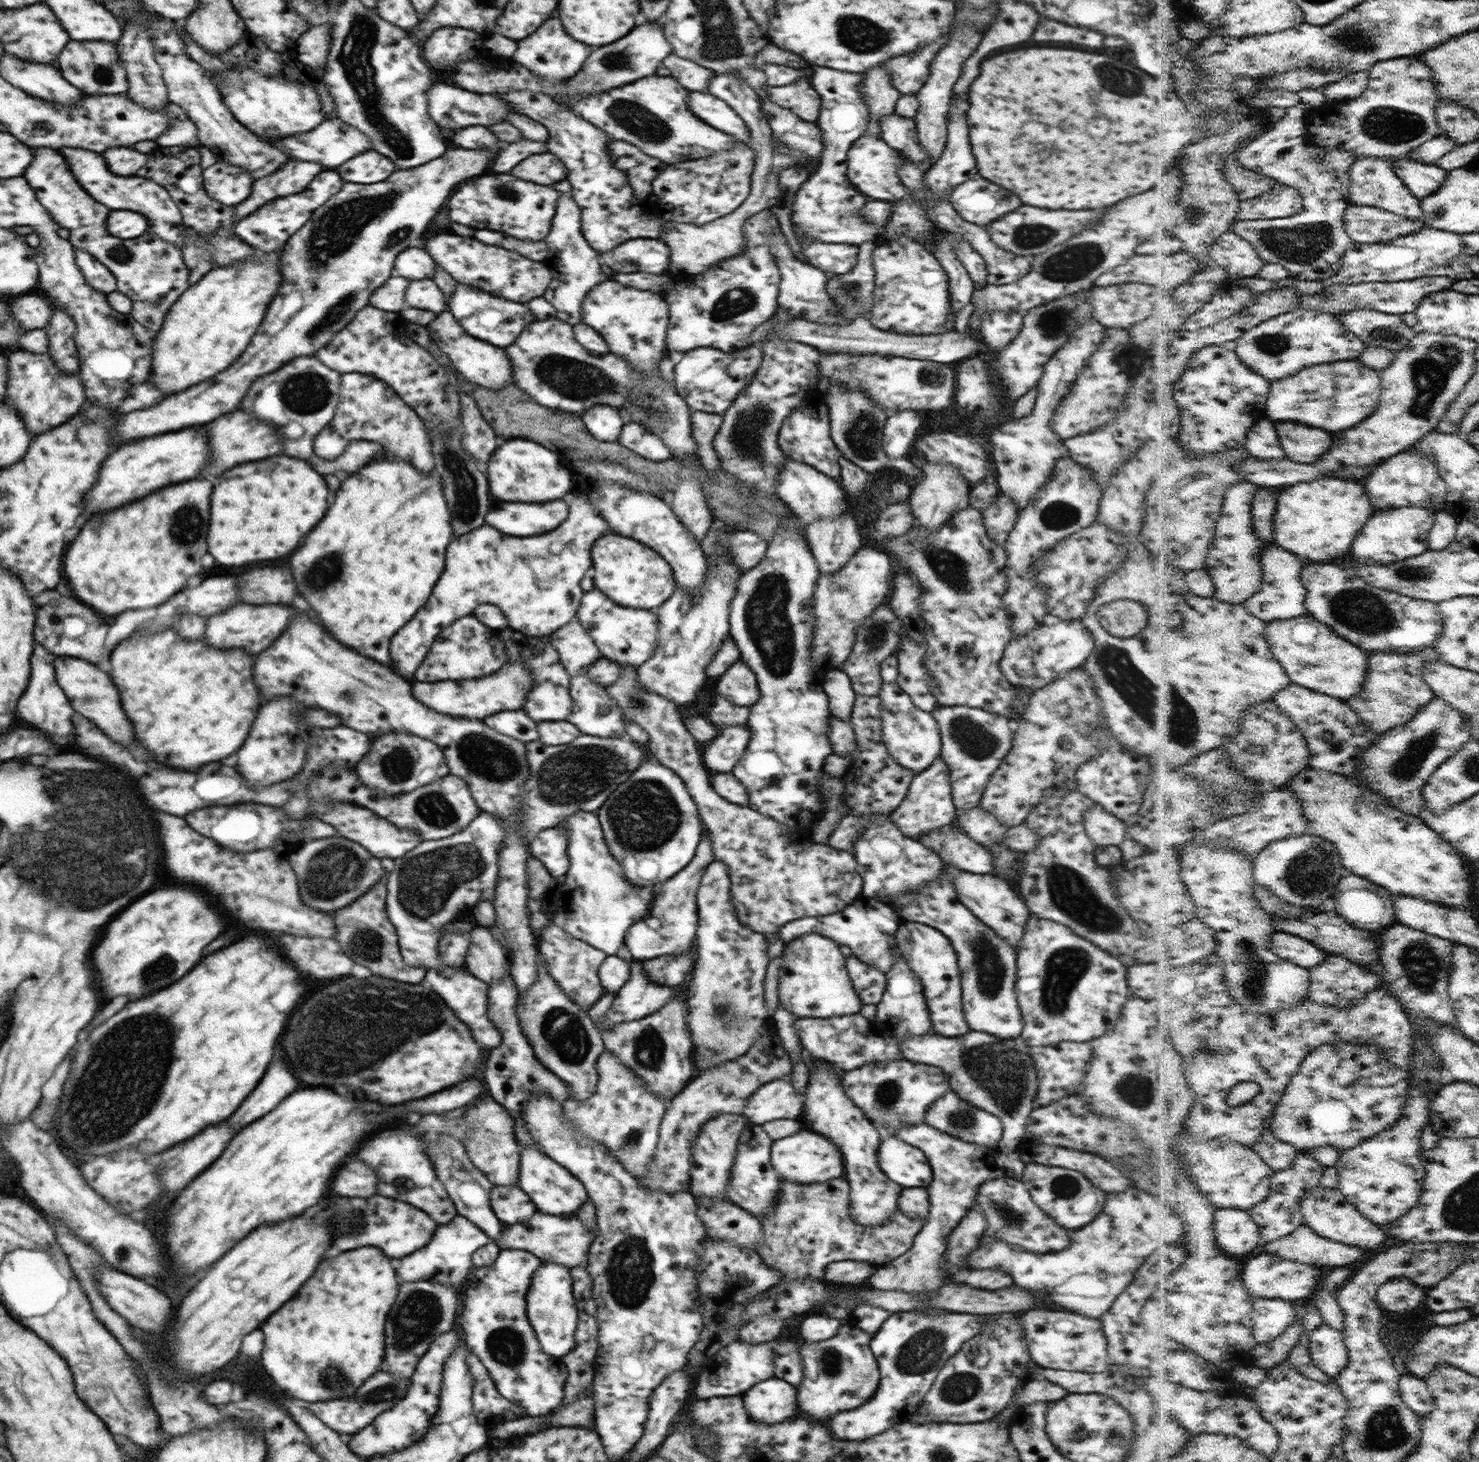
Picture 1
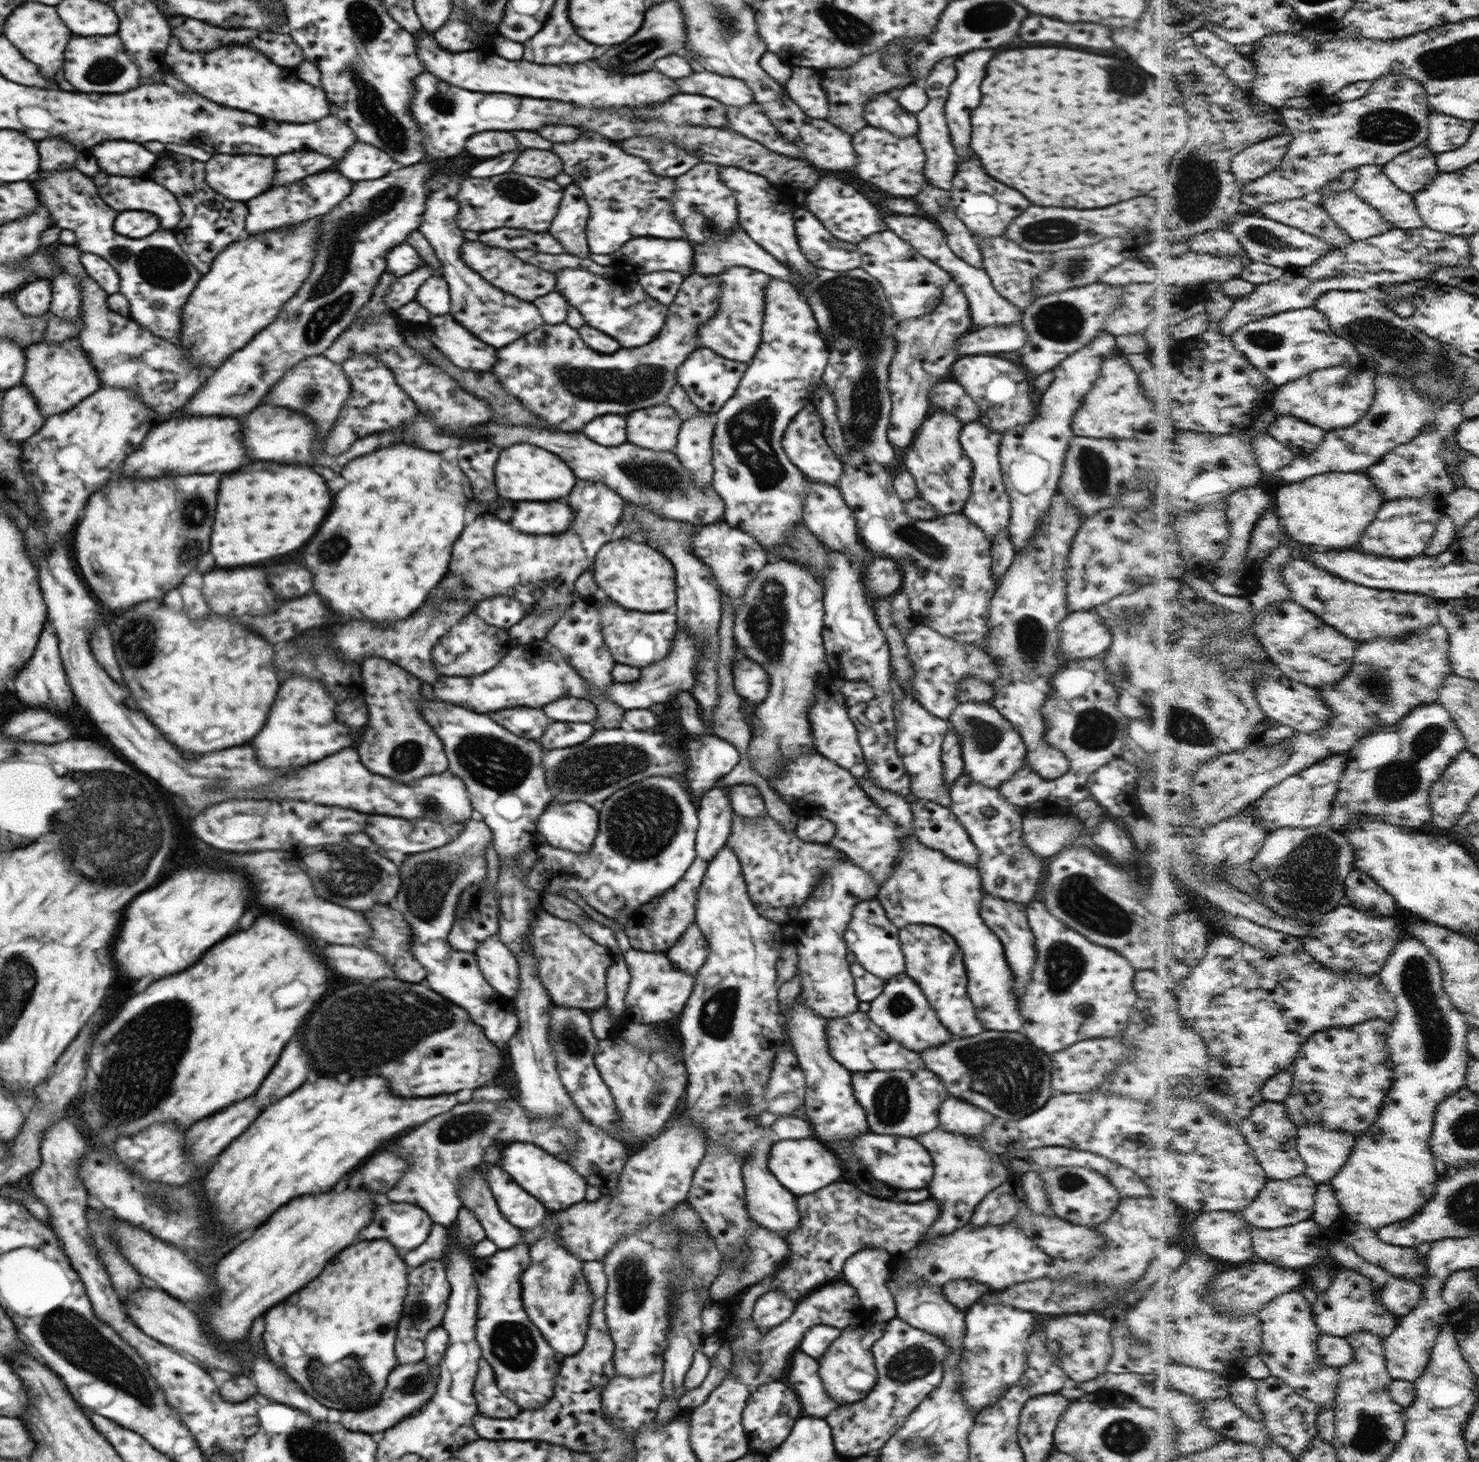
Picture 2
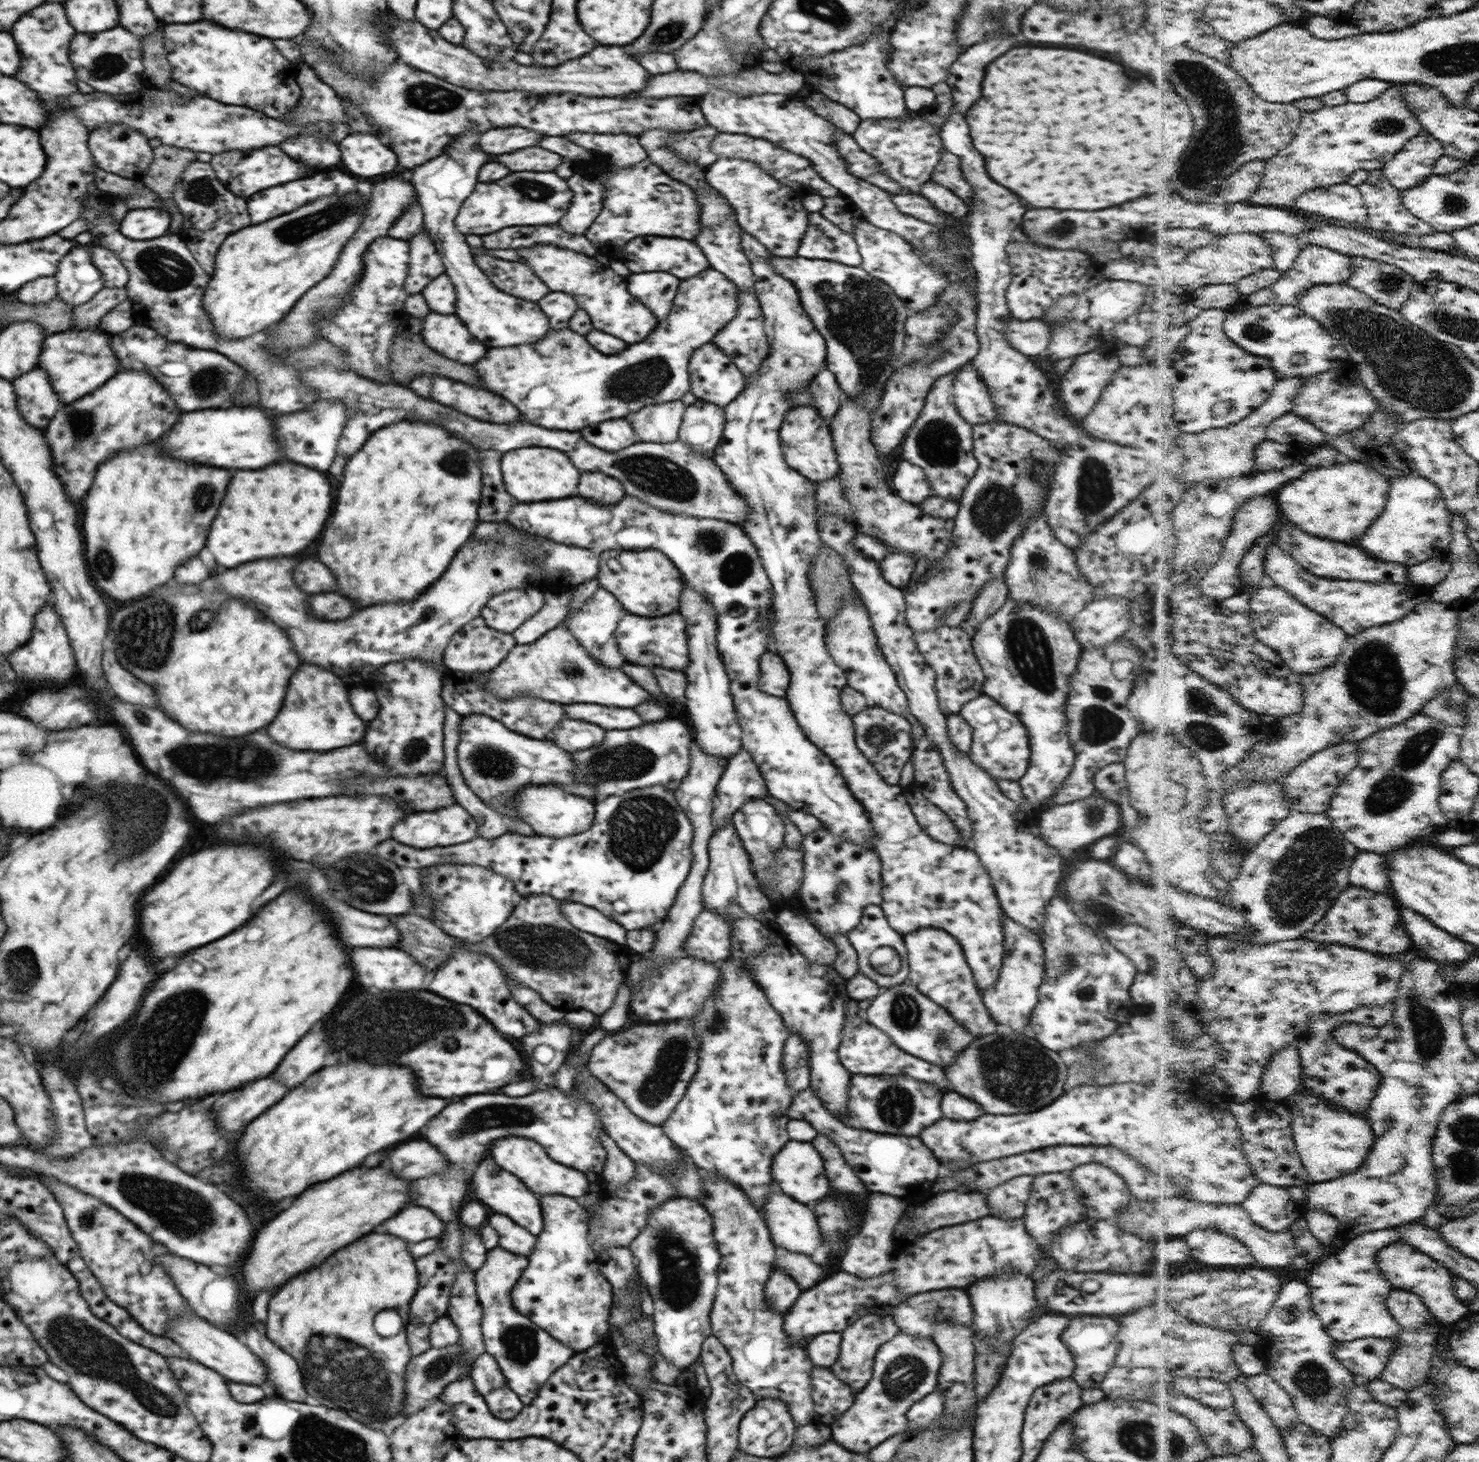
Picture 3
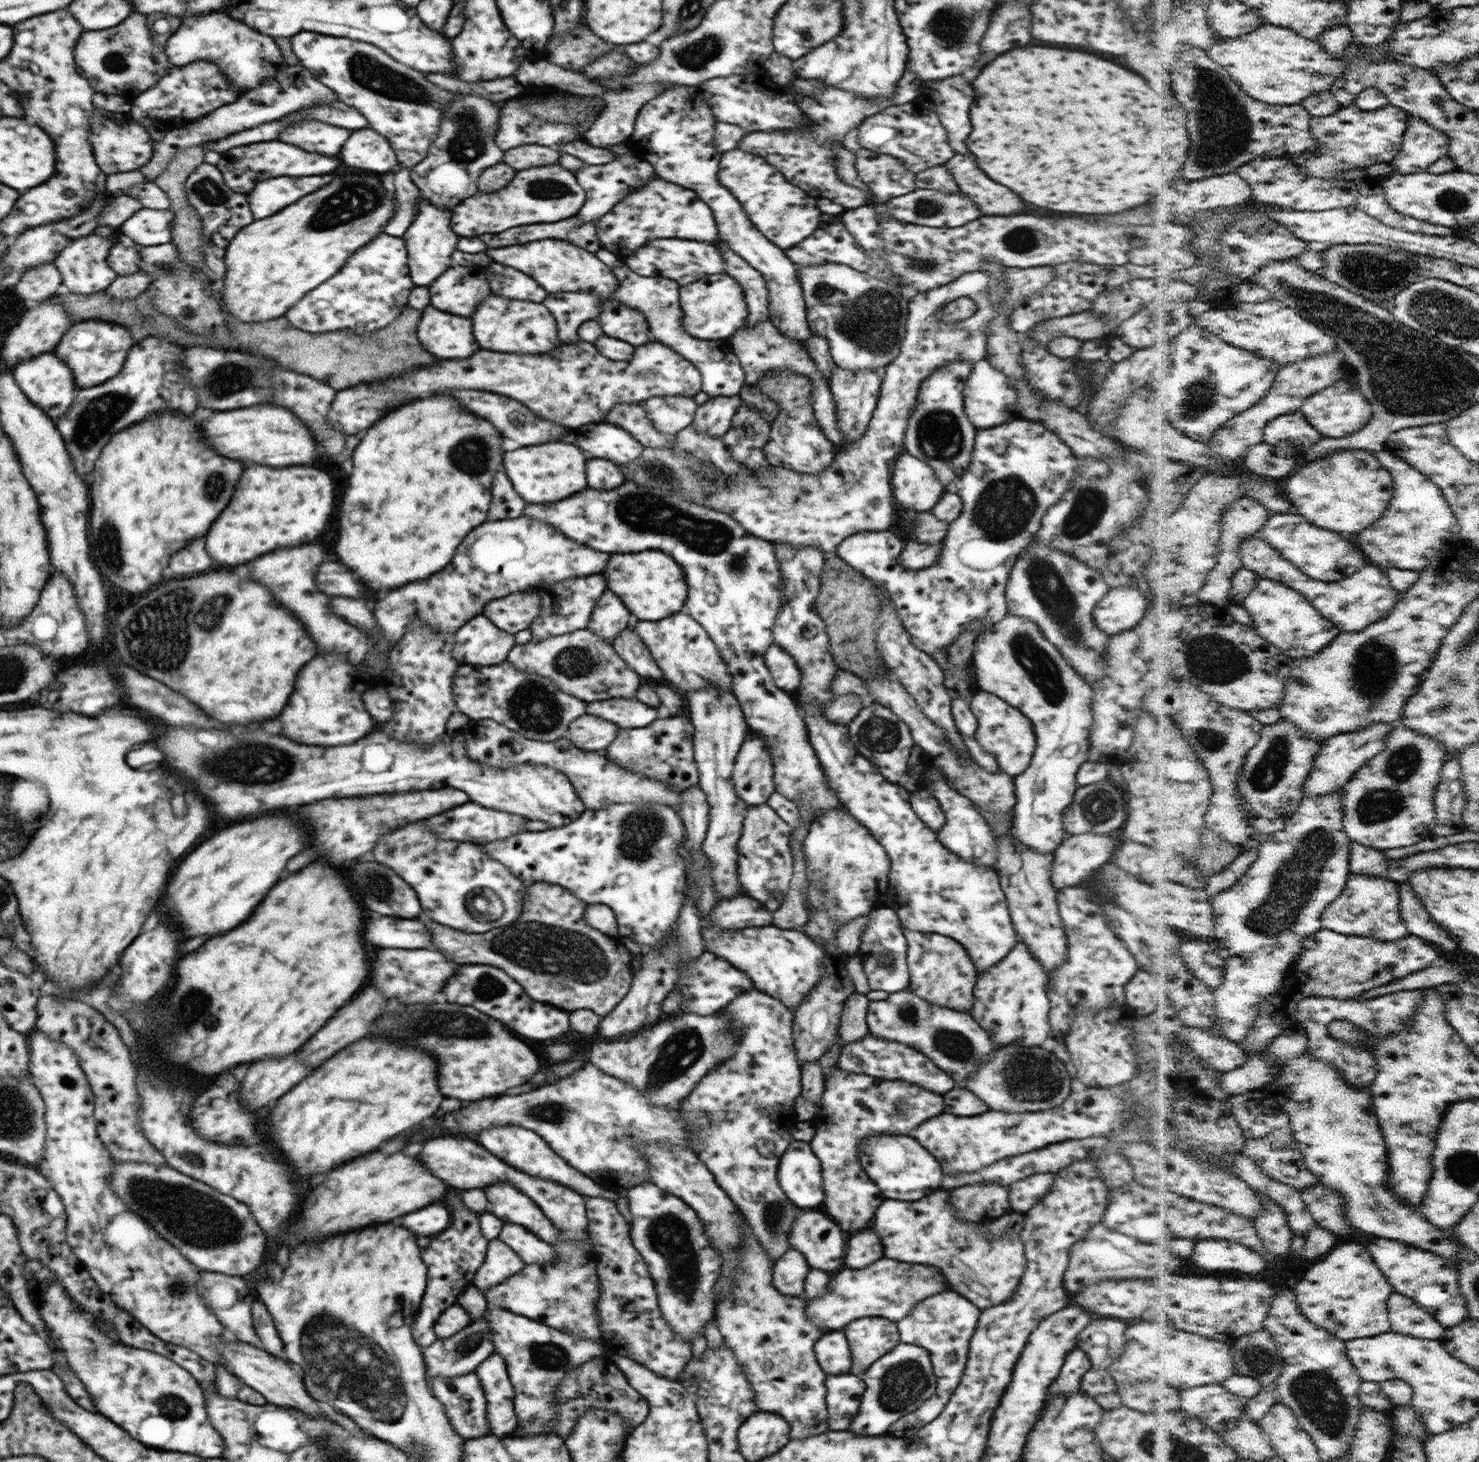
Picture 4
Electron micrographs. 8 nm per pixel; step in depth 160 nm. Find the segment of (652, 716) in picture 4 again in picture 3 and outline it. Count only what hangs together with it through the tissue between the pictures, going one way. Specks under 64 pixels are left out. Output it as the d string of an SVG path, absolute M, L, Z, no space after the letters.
M590 703L567 704L563 709L566 718L591 722L606 731L628 730L645 723L635 709L622 710L622 708L608 708L608 706Z

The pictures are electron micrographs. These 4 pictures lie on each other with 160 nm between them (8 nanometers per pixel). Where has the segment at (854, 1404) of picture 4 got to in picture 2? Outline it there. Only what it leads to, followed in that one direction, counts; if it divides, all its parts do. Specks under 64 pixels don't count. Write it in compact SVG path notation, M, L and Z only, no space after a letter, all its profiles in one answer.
M796 1350L793 1353L789 1359L788 1368L786 1369L786 1382L797 1393L805 1416L824 1419L825 1416L828 1416L829 1412L832 1412L832 1409L838 1407L838 1404L827 1395L823 1387L822 1381L818 1376L819 1366L817 1360L800 1350Z

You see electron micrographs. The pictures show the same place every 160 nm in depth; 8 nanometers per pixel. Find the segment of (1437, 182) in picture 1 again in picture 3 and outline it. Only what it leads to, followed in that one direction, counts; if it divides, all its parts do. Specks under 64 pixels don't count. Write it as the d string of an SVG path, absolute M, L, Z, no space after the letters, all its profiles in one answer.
M1426 132L1408 142L1406 149L1386 166L1385 173L1400 191L1410 190L1436 174L1436 164L1444 156L1444 142Z

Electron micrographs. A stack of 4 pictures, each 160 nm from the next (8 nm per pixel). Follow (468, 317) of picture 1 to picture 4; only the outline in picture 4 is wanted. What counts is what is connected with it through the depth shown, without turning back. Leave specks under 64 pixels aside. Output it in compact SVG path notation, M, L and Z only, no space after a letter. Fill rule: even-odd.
M456 92L455 99L444 111L440 121L440 133L432 142L428 155L412 168L412 182L434 206L454 209L464 198L470 198L478 190L478 178L492 164L502 162L504 152L494 144L498 130L500 105L475 92ZM490 294L488 300L478 304L472 322L478 344L494 352L542 354L555 349L560 342L553 314L544 304L534 304L527 300L508 300L506 297Z

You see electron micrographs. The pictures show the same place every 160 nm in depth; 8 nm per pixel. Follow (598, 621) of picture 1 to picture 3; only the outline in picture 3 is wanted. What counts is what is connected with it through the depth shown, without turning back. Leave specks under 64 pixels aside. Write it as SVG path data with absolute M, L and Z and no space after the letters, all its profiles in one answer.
M678 612L658 618L640 618L627 613L618 621L615 637L618 650L627 663L684 673L690 662L686 628L686 620Z

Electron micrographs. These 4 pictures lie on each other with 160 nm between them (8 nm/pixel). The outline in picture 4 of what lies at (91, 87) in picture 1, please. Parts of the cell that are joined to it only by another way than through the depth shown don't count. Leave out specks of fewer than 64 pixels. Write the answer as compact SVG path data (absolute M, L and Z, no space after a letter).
M136 11L111 29L83 32L74 49L74 60L96 93L118 96L138 96L152 88L171 68L164 46L160 48L151 39L147 17Z

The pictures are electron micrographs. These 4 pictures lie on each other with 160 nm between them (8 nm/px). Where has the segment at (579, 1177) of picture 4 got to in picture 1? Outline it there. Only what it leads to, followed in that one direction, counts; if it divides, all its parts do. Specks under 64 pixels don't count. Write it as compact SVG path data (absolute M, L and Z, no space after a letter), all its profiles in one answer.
M520 1148L520 1166L518 1186L532 1199L540 1213L568 1217L576 1214L579 1208L589 1200L584 1185L561 1164L541 1151Z

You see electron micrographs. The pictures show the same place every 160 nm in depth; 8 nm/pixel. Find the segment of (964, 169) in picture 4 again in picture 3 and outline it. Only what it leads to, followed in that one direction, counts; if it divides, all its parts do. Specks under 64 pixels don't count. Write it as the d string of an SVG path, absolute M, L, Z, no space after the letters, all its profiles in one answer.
M944 151L940 162L932 171L931 180L946 187L963 201L966 200L966 204L972 202L972 188L968 186L968 182L964 182L960 172L960 158L956 158L954 154Z

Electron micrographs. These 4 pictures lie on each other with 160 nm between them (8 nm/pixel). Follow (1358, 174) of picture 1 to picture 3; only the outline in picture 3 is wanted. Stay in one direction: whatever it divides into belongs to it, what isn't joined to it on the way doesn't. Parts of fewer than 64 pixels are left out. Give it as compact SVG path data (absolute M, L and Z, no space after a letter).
M1385 169L1371 171L1370 180L1360 186L1368 208L1371 210L1368 227L1399 234L1424 235L1437 233L1435 226L1418 218L1404 203L1402 191L1392 184Z

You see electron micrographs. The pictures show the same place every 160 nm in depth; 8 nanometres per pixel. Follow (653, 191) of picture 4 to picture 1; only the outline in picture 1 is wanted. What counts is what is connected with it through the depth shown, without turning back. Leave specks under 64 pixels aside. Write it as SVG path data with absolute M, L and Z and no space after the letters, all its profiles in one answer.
M508 90L500 94L504 102L508 102L514 112L520 112L550 132L550 144L548 152L556 154L568 172L568 180L572 184L572 196L578 202L582 210L582 234L586 242L599 254L610 252L614 246L632 240L632 238L658 238L660 236L660 220L652 216L646 206L646 200L640 200L632 194L632 188L628 184L627 174L619 168L612 168L610 153L608 153L608 134L586 122L584 118L578 118L570 112L570 108L558 106L552 102L553 98L538 94L531 90Z

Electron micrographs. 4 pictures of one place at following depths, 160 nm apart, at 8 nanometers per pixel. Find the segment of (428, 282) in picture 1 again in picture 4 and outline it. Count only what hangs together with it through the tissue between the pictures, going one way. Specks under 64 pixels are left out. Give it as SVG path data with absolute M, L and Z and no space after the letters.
M448 267L427 287L430 305L458 316L472 316L478 302L490 296L490 286L478 268Z

